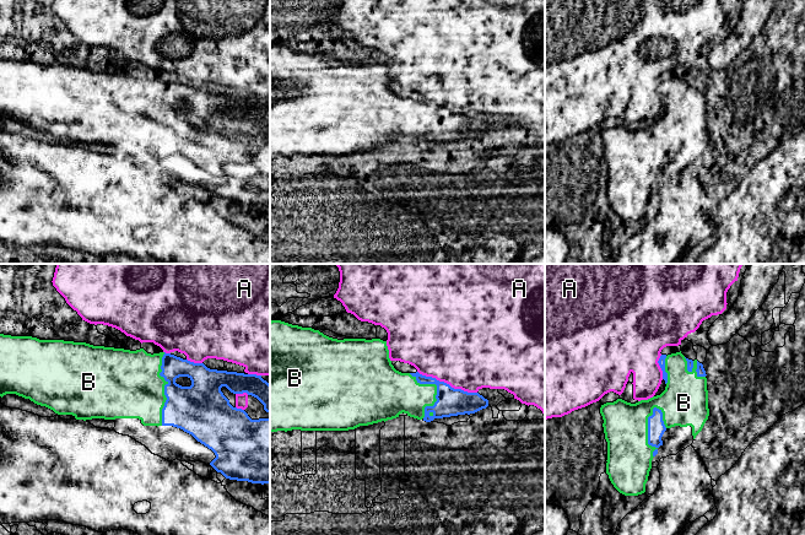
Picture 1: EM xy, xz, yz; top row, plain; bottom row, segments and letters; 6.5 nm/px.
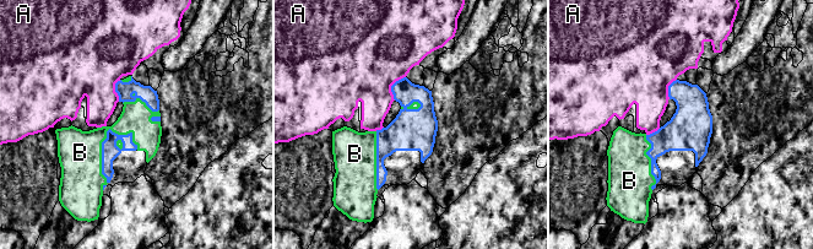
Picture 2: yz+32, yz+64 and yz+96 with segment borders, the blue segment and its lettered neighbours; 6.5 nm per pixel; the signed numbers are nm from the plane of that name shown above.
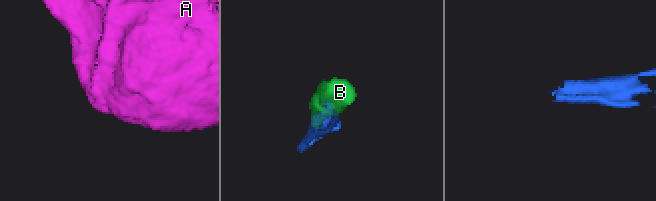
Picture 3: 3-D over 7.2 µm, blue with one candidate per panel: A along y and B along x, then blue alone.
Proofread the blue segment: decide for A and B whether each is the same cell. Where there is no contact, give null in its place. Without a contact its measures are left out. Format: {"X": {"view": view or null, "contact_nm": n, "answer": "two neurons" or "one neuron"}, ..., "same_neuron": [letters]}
{"A": {"view": "xz", "contact_nm": 420, "answer": "two neurons"}, "B": {"view": "yz", "contact_nm": 340, "answer": "one neuron"}, "same_neuron": ["B"]}

